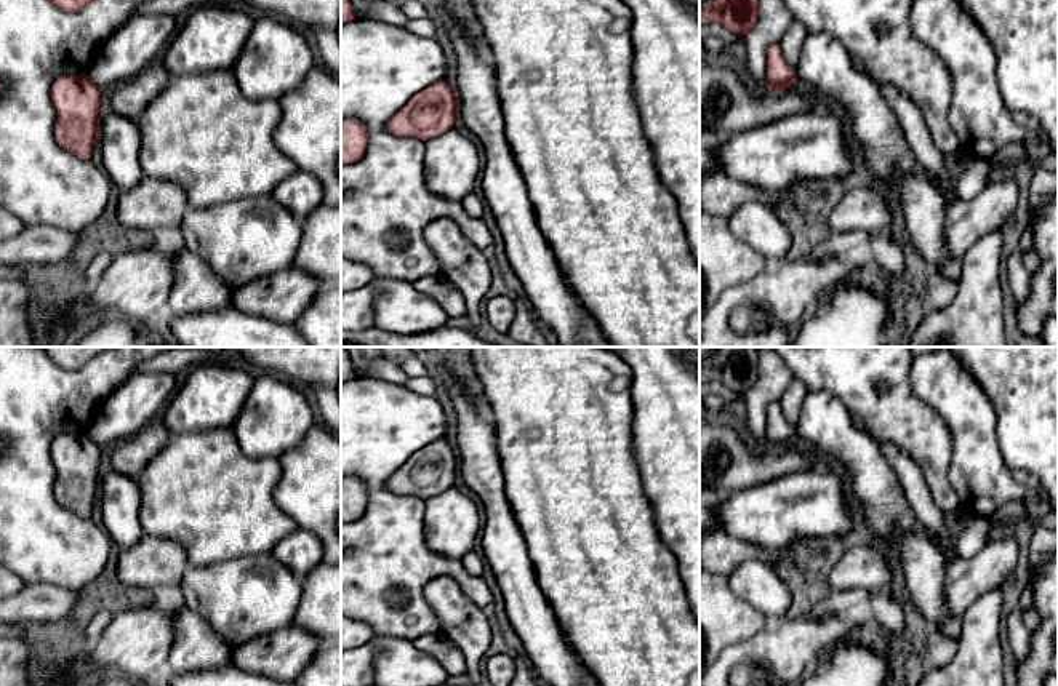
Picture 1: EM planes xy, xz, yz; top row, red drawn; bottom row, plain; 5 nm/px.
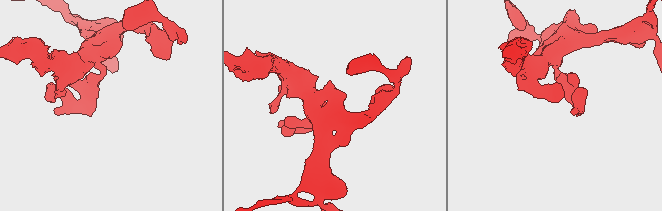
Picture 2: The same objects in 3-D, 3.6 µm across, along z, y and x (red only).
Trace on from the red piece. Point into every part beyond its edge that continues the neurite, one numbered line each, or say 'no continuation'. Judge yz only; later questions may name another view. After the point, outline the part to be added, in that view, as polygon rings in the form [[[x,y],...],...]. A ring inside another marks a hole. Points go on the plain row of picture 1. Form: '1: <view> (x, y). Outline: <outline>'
no continuation

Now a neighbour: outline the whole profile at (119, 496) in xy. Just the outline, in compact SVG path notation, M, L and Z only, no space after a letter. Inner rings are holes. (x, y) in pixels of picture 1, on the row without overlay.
M115 470L99 478L101 526L120 550L134 545L144 529L139 523L141 489L134 478Z

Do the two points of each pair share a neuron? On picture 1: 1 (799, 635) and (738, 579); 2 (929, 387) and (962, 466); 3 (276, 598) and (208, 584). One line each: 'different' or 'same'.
1: different
2: same
3: same

